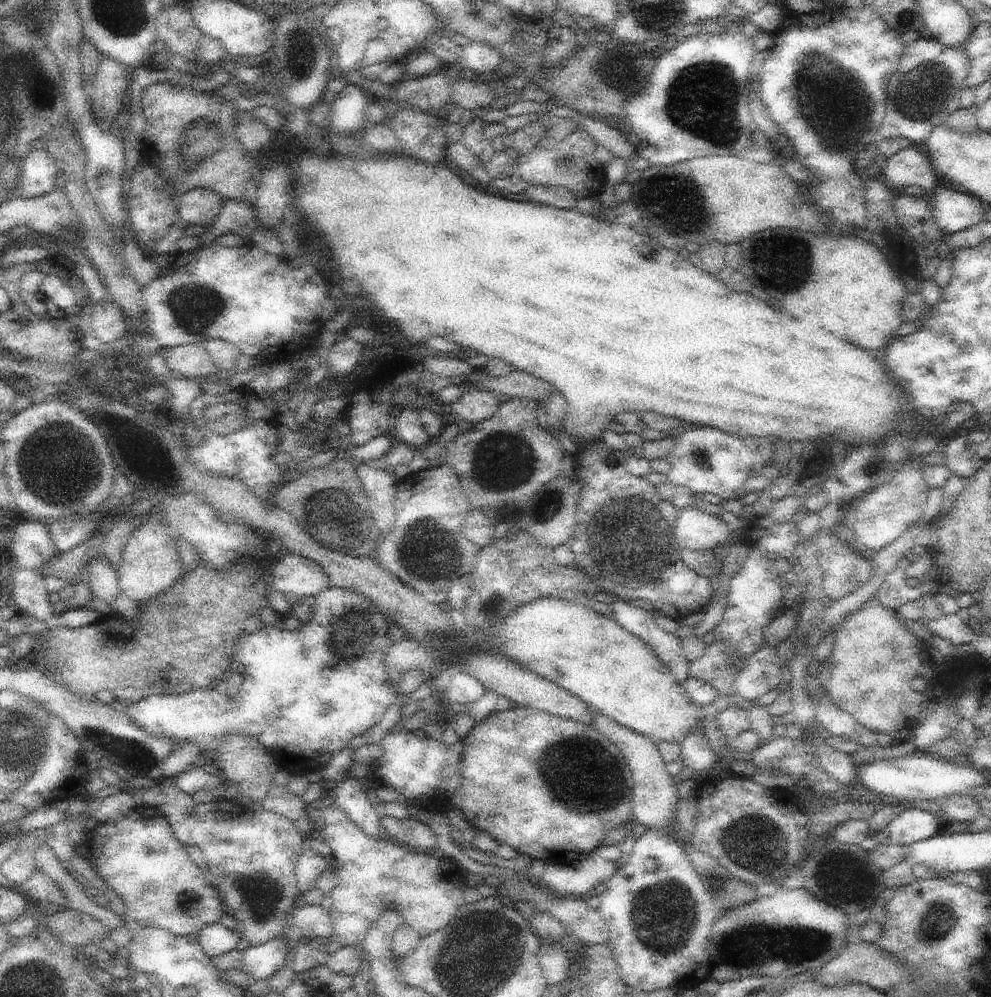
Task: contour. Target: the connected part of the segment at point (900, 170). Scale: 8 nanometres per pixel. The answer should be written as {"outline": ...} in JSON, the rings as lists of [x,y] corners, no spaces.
{"outline":[[[910,145],[887,160],[882,177],[891,188],[904,188],[916,184],[923,189],[922,196],[933,206],[936,176],[930,158],[920,146]]]}

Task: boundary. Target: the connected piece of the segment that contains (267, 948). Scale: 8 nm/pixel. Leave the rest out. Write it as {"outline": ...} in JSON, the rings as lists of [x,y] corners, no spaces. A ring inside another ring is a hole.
{"outline":[[[285,938],[274,939],[257,947],[242,946],[242,962],[238,969],[250,974],[256,981],[269,979],[286,966],[288,950]]]}

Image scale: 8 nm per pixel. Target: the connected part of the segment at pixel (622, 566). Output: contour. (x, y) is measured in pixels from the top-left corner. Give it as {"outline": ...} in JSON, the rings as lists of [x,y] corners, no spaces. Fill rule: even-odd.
{"outline":[[[604,442],[590,443],[587,447],[583,448],[580,454],[575,456],[575,470],[577,479],[581,484],[581,499],[579,500],[579,509],[577,510],[577,527],[572,538],[567,542],[567,545],[571,548],[572,552],[574,552],[575,564],[598,582],[598,588],[600,588],[600,590],[610,592],[610,594],[616,594],[618,598],[624,598],[625,601],[636,600],[636,598],[648,599],[652,602],[658,614],[666,614],[666,616],[670,616],[672,620],[676,620],[676,622],[680,623],[683,618],[686,618],[688,614],[692,614],[692,612],[699,610],[706,611],[712,599],[712,586],[710,586],[710,582],[705,576],[696,574],[696,572],[688,568],[679,557],[680,546],[672,527],[674,526],[673,522],[677,519],[678,511],[671,502],[665,501],[657,493],[656,486],[652,485],[648,479],[633,475],[628,470],[627,458],[628,456],[625,451],[612,450],[612,448]],[[610,455],[616,456],[617,458],[614,465],[610,465],[606,462]]]}

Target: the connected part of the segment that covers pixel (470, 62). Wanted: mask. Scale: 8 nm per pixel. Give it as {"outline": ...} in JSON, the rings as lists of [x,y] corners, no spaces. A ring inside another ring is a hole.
{"outline":[[[476,40],[464,46],[459,59],[464,68],[475,70],[478,74],[494,72],[504,61],[504,55],[495,46]]]}

